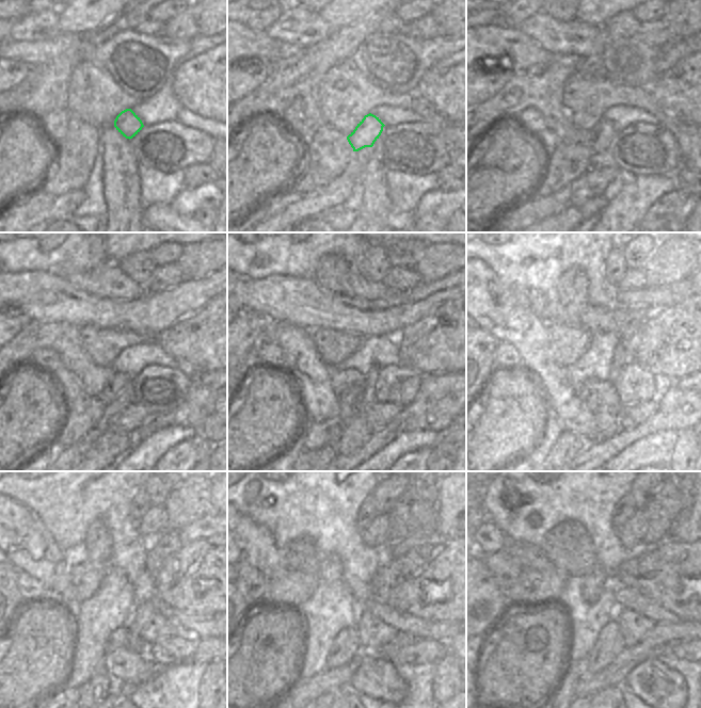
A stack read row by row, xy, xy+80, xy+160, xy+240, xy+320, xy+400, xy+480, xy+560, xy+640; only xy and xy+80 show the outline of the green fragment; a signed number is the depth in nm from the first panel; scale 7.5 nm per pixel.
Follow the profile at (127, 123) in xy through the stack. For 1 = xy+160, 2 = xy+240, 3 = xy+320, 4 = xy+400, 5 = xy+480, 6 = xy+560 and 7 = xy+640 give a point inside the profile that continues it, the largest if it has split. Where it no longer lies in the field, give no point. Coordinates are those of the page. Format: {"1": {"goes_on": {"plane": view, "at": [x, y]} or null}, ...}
{"1": {"goes_on": {"plane": "xy+160", "at": [601, 137]}}, "2": {"goes_on": {"plane": "xy+240", "at": [118, 381]}}, "3": {"goes_on": {"plane": "xy+320", "at": [348, 399]}}, "4": {"goes_on": {"plane": "xy+400", "at": [590, 398]}}, "5": {"goes_on": {"plane": "xy+480", "at": [118, 638]}}, "6": {"goes_on": {"plane": "xy+560", "at": [367, 646]}}, "7": {"goes_on": {"plane": "xy+640", "at": [609, 643]}}}

